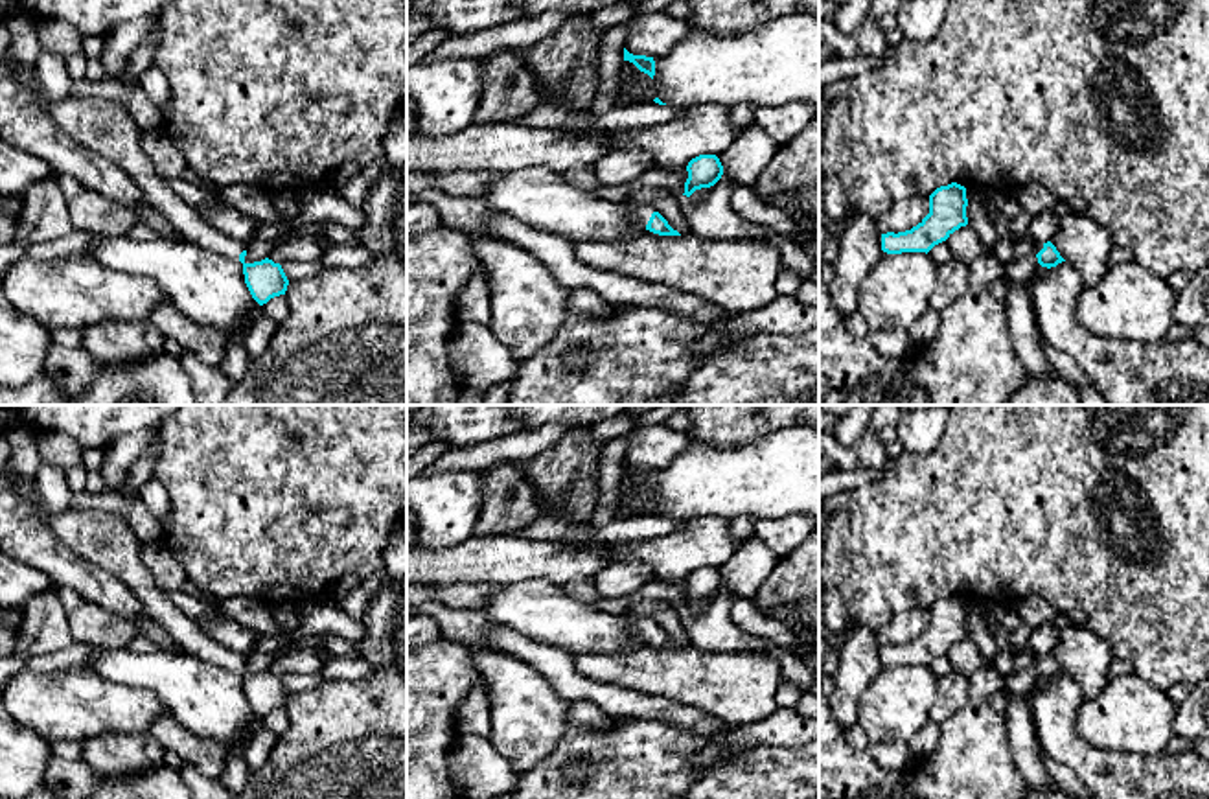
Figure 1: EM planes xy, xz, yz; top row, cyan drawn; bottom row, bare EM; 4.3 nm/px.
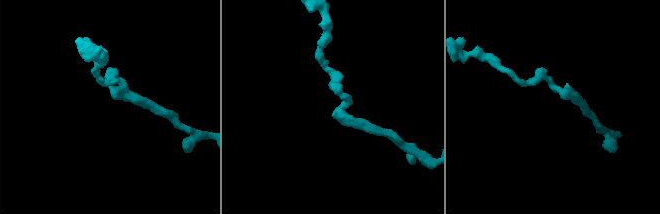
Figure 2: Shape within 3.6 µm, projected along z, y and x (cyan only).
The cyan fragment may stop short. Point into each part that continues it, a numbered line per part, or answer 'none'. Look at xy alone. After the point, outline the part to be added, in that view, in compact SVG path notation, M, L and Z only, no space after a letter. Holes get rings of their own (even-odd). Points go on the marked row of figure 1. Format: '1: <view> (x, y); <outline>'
1: xy (103, 126); M4 57L4 63L29 88L53 122L77 144L127 171L145 195L147 204L156 208L184 239L239 261L239 254L247 249L247 243L236 241L210 225L160 179L140 144L142 129L121 103L74 96L48 101L40 92L35 64L20 64L9 57Z

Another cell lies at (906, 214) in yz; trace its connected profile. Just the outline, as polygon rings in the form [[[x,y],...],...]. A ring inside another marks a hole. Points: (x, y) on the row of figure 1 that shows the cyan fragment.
[[[907,197],[892,204],[880,219],[878,226],[881,234],[905,232],[922,223],[929,214],[929,197]]]

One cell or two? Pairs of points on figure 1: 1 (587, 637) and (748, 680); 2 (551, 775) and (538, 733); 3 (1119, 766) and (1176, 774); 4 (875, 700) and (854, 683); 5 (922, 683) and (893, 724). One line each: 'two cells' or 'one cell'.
1: two cells
2: two cells
3: one cell
4: two cells
5: one cell

